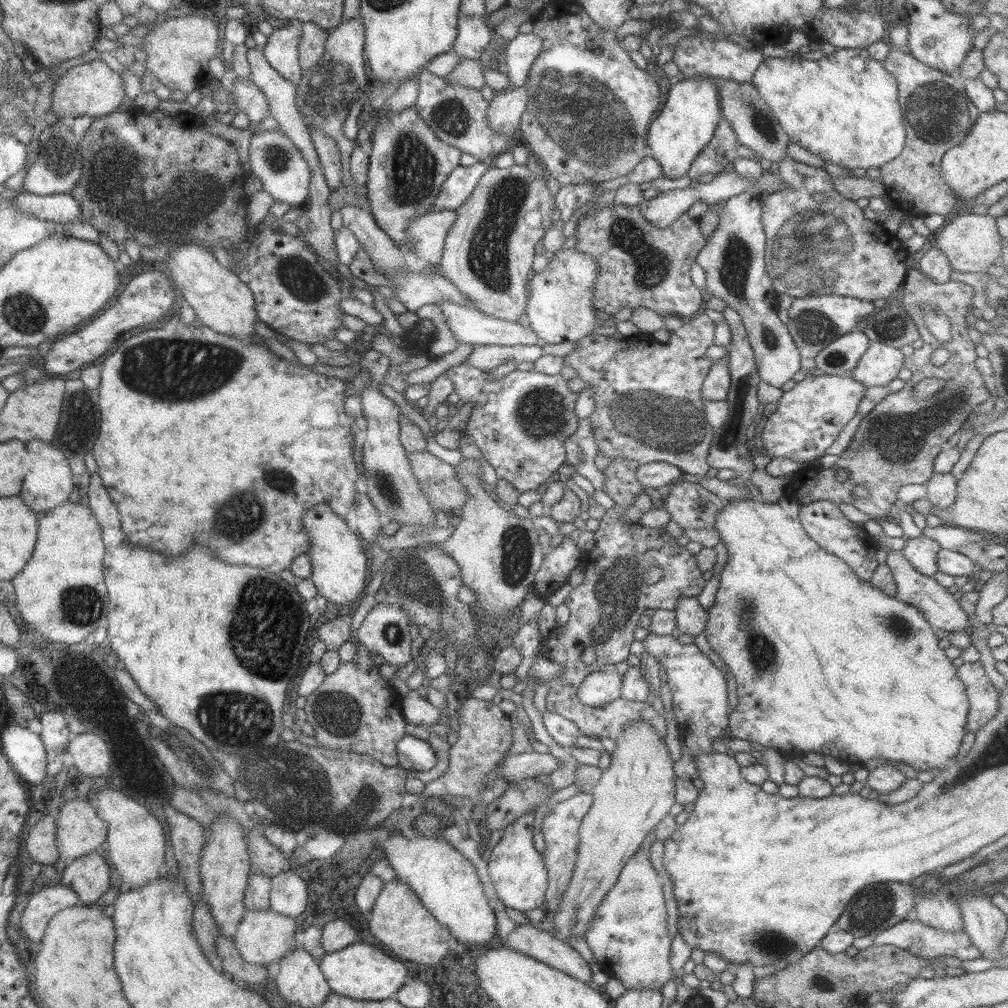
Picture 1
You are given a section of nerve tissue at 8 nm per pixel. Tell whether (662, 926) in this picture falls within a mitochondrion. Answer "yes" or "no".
no

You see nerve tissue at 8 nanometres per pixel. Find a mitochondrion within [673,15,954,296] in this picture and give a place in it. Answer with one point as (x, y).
(758, 117)

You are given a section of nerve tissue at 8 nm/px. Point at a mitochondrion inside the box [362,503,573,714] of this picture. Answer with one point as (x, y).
(435, 596)

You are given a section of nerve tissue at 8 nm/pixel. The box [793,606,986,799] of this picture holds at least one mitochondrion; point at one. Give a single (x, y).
(896, 625)

